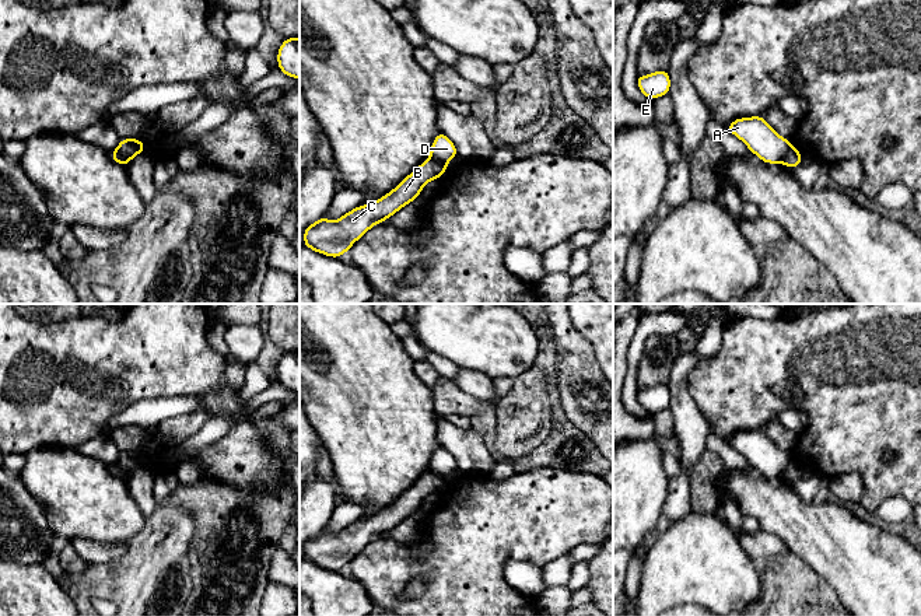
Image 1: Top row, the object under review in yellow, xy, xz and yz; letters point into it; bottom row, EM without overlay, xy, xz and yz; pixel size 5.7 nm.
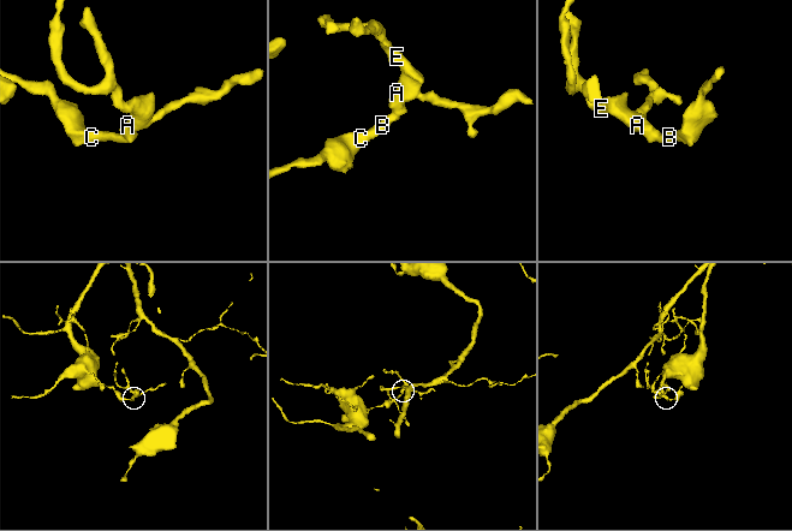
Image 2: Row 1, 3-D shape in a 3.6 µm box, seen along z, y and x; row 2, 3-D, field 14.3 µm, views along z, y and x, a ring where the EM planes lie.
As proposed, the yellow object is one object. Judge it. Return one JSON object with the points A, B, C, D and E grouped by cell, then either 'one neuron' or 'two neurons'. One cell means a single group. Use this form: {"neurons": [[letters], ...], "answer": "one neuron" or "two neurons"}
{"neurons": [["A", "D", "E"], ["B", "C"]], "answer": "two neurons"}

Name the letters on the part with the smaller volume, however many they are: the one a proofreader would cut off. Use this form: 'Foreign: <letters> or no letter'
Foreign: A, D, E

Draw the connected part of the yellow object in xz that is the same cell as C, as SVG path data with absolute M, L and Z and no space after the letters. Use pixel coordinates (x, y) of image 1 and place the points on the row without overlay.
M427 472L393 504L377 515L358 519L336 535L329 535L323 529L321 533L308 539L304 543L304 559L326 570L340 571L368 543L392 531L407 517L419 512L424 498L441 491L445 486L447 480L444 477Z

